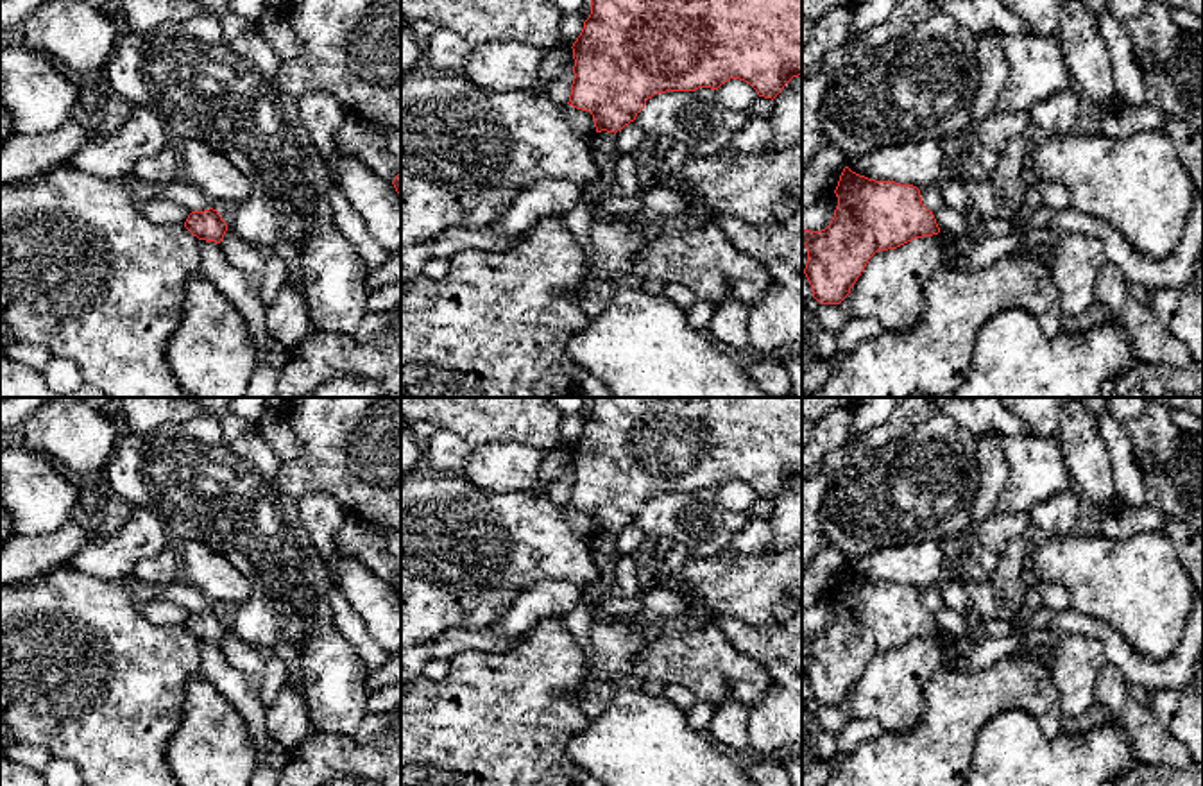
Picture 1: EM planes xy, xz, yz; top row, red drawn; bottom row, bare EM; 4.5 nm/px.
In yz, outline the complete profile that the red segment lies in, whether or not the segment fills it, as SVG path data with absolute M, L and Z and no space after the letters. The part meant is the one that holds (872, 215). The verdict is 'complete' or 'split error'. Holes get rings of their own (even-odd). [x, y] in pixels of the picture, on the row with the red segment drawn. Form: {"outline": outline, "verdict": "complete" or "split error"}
{"outline": "M845 167L834 193L838 206L829 226L822 231L802 229L802 243L807 249L804 274L820 304L840 304L877 251L940 233L933 211L922 204L920 190L913 184L868 179Z", "verdict": "complete"}

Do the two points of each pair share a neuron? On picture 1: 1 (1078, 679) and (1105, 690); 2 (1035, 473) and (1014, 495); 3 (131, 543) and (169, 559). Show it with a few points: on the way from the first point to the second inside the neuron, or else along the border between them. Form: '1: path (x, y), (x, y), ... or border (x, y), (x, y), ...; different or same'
1: border (1107, 663), (1100, 674), (1094, 702); different
2: path (1030, 478), (1019, 489); same
3: border (165, 546), (131, 572); different

